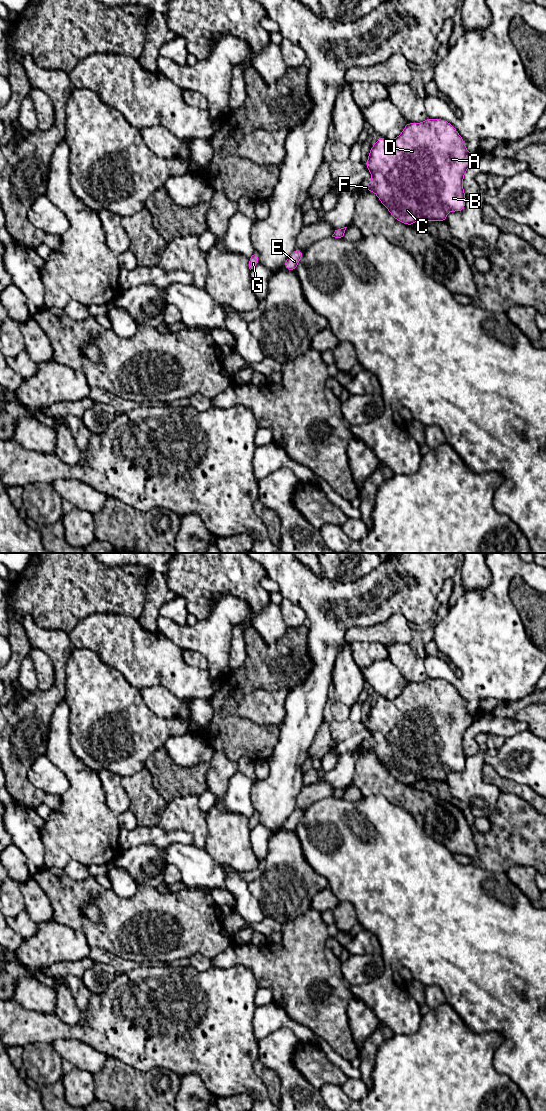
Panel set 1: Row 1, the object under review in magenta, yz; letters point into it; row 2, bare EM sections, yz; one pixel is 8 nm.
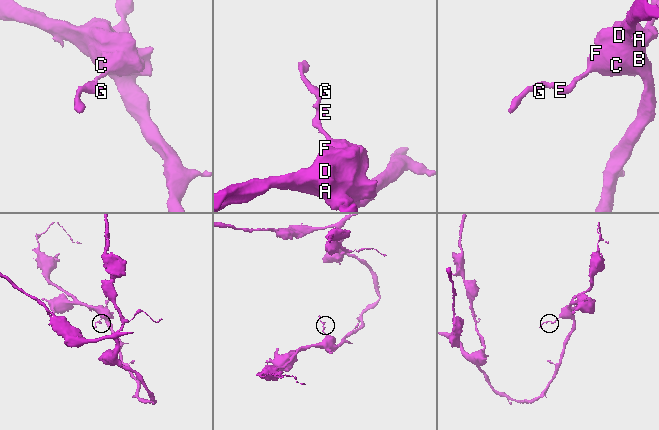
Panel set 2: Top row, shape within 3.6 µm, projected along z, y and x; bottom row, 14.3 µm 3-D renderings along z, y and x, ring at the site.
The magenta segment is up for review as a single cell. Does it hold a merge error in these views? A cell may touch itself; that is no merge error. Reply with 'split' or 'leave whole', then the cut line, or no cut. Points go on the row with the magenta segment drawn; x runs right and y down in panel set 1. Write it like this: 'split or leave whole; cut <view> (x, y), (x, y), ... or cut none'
leave whole; cut none

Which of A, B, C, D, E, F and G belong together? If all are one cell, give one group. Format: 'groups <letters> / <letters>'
groups A B C D E F G

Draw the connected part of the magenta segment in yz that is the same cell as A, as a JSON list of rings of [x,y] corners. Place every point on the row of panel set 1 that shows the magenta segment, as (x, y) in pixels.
[[[427,118],[423,123],[406,123],[402,133],[395,139],[380,137],[372,145],[365,166],[371,173],[371,184],[363,188],[373,191],[390,214],[401,223],[412,226],[416,221],[426,219],[429,222],[446,222],[449,211],[464,210],[466,196],[463,191],[463,177],[476,158],[466,150],[465,142],[457,130],[443,119]]]

